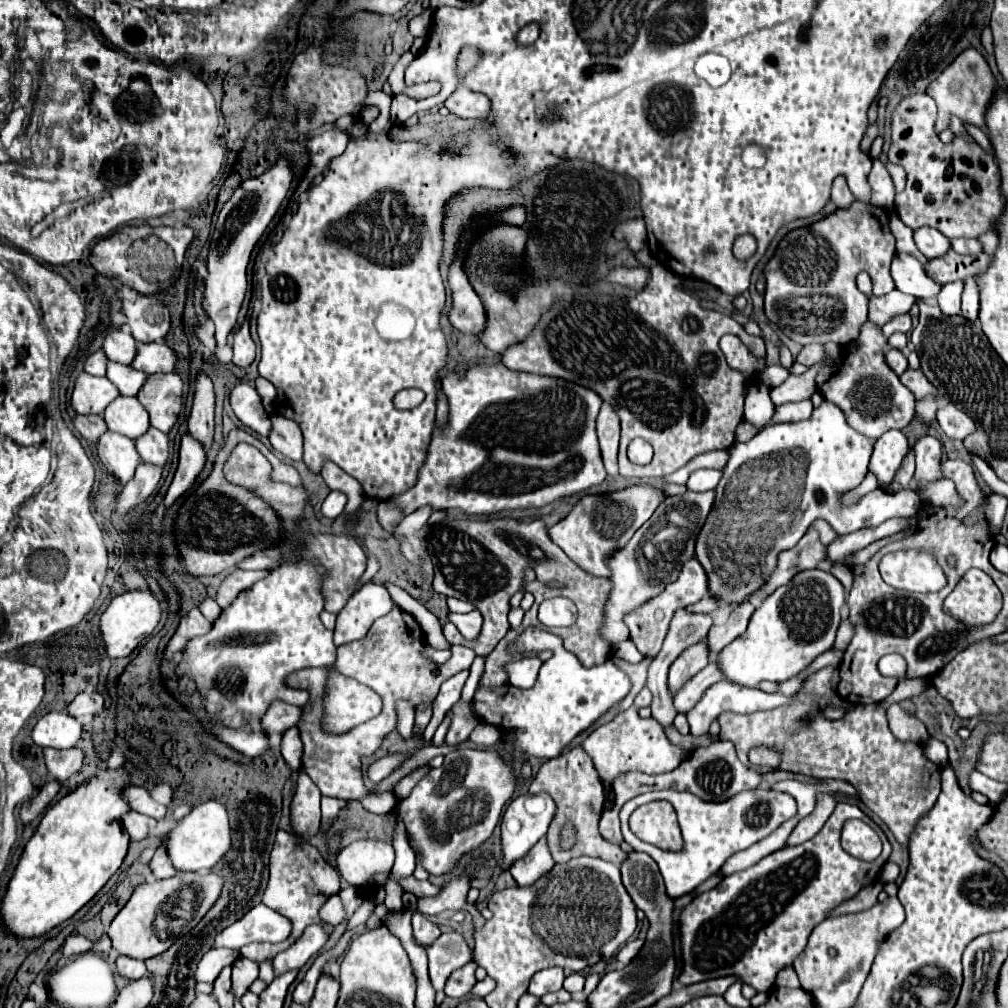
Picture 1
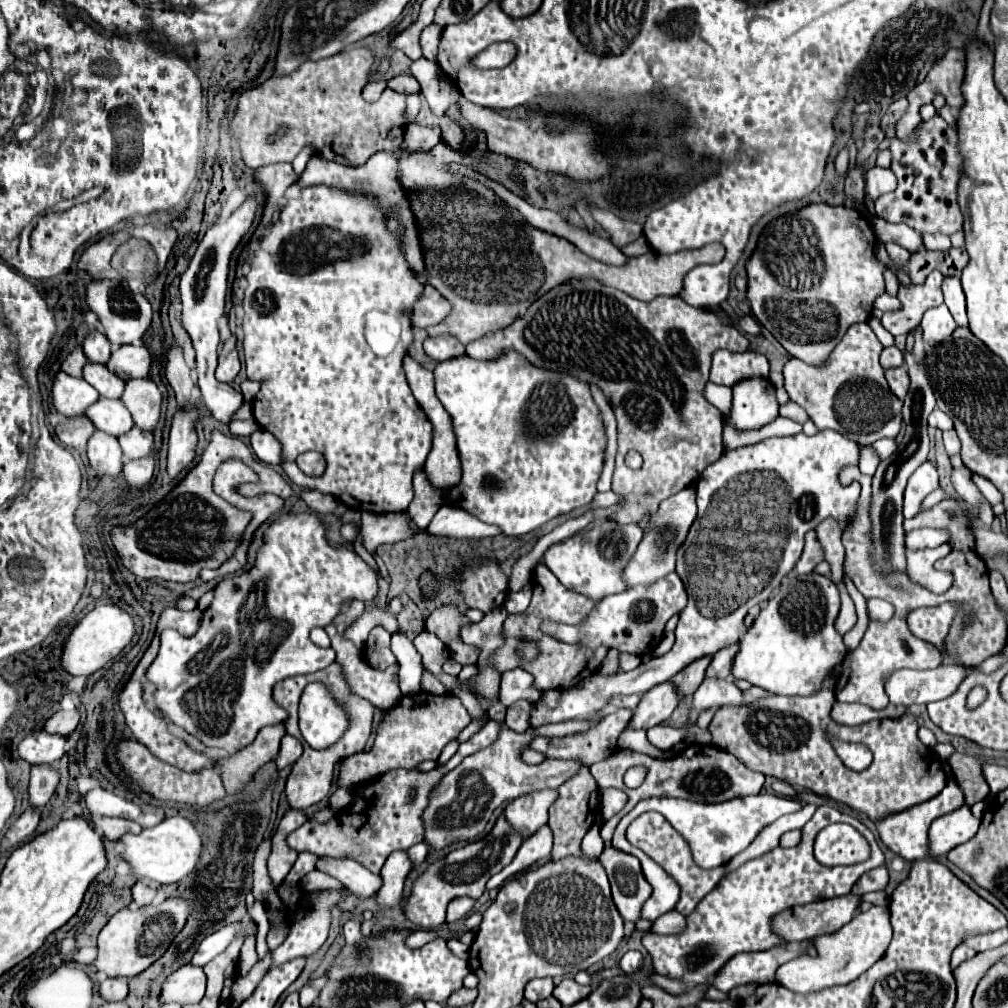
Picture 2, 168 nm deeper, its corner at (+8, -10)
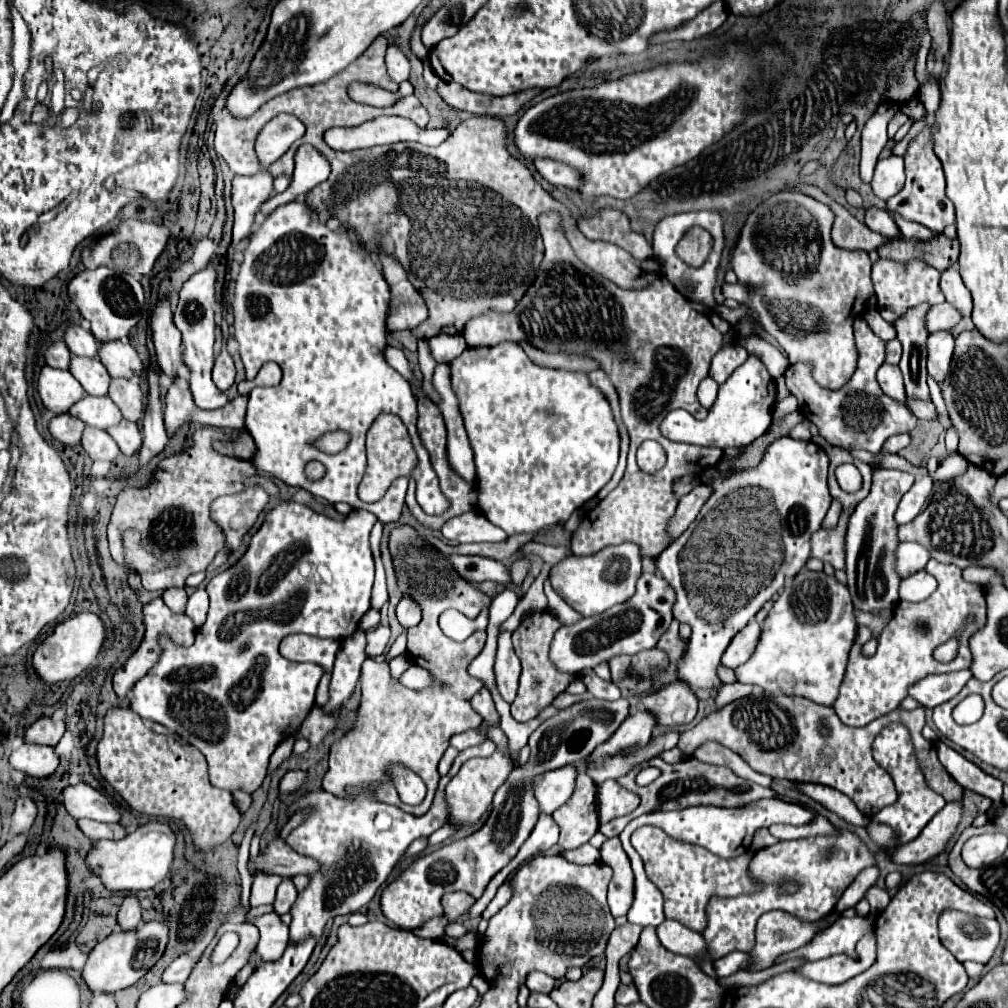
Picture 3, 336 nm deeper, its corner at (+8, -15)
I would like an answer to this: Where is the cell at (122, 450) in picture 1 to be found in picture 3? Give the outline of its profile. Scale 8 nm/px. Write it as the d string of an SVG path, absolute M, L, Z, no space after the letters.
M95 427L85 429L81 445L93 461L97 461L97 459L113 461L119 455L119 447L111 439L111 435L107 431L101 431L101 429L95 429Z

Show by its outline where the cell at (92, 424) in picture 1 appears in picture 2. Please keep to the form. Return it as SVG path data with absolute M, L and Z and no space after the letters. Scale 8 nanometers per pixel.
M75 416L75 418L63 418L57 426L55 426L55 434L57 438L69 446L75 448L79 452L85 450L87 440L91 438L91 434L95 432L93 422L87 416Z

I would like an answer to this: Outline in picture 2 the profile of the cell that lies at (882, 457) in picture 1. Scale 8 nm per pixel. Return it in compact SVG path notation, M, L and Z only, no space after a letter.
M883 438L883 440L877 440L877 442L873 444L873 448L875 448L877 454L881 456L881 460L885 460L887 456L891 456L891 454L897 450L897 444L895 444L895 440L891 440L891 438Z

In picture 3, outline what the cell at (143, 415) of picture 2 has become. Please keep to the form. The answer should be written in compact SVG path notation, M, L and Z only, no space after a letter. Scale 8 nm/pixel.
M113 379L111 387L109 387L109 397L121 409L121 413L127 421L133 421L133 423L141 421L141 417L145 413L145 403L143 403L145 397L143 397L143 391L137 381Z

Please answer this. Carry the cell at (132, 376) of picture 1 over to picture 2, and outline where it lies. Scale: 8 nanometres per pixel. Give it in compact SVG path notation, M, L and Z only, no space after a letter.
M87 362L87 366L83 366L83 380L87 380L105 398L121 398L125 388L125 382L99 362Z

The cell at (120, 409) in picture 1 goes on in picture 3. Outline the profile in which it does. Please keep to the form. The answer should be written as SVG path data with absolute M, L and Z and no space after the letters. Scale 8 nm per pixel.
M85 395L79 403L75 403L75 407L71 407L71 415L103 431L119 425L119 421L123 419L119 407L109 397L91 397L91 395Z

